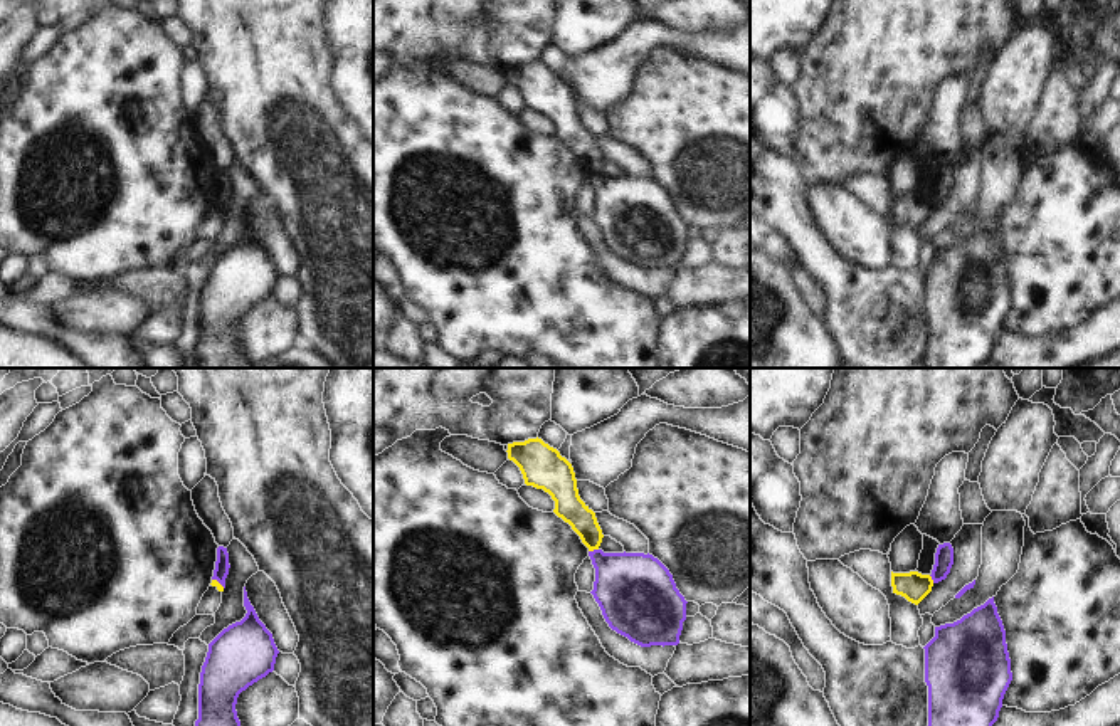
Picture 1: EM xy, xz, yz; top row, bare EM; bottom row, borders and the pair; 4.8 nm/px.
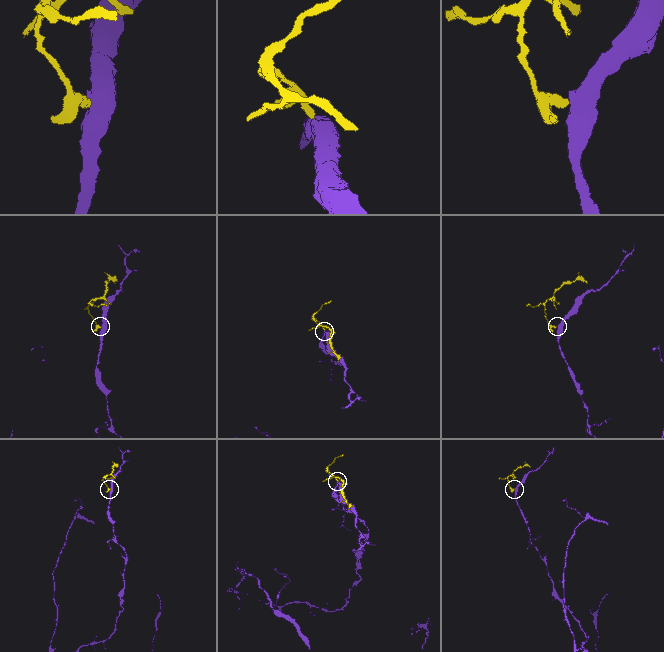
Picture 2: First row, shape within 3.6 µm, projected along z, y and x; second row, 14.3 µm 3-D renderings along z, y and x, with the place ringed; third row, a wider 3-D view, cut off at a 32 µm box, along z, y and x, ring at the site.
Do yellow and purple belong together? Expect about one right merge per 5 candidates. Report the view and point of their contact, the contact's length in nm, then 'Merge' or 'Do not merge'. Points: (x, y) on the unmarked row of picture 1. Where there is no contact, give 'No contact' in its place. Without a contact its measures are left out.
Touches yellow at xz (592, 173). Shared border 50 nm. Do not merge

